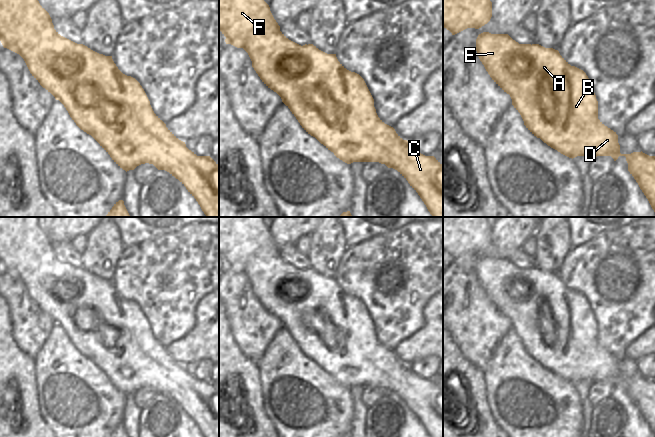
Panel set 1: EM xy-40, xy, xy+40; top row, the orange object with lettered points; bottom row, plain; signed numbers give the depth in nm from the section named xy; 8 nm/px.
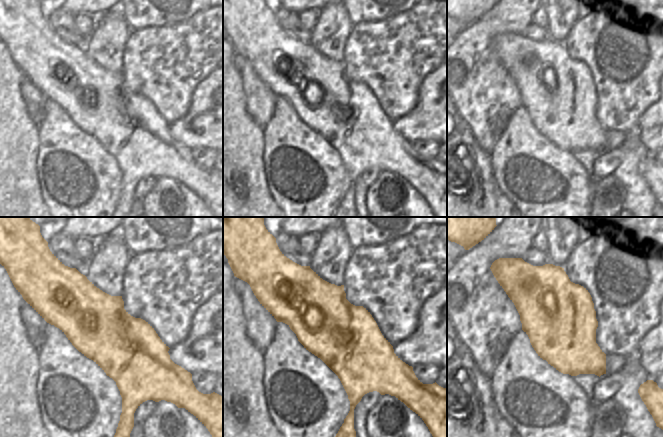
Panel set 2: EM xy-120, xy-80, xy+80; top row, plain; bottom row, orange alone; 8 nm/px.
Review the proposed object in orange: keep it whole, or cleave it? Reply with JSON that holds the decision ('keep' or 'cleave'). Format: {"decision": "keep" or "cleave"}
{"decision": "keep"}

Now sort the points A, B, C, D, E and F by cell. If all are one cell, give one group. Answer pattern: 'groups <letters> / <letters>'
groups A B C D E F

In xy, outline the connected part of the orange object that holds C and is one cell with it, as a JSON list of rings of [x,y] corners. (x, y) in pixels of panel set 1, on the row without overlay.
[[[219,217],[219,254],[226,261],[226,268],[243,272],[248,277],[252,291],[262,306],[281,321],[302,352],[337,382],[347,388],[379,386],[397,394],[418,417],[430,437],[443,437],[443,389],[434,380],[417,376],[393,351],[378,341],[374,323],[364,303],[347,294],[336,278],[327,278],[313,268],[301,270],[289,264],[280,255],[262,217]]]

